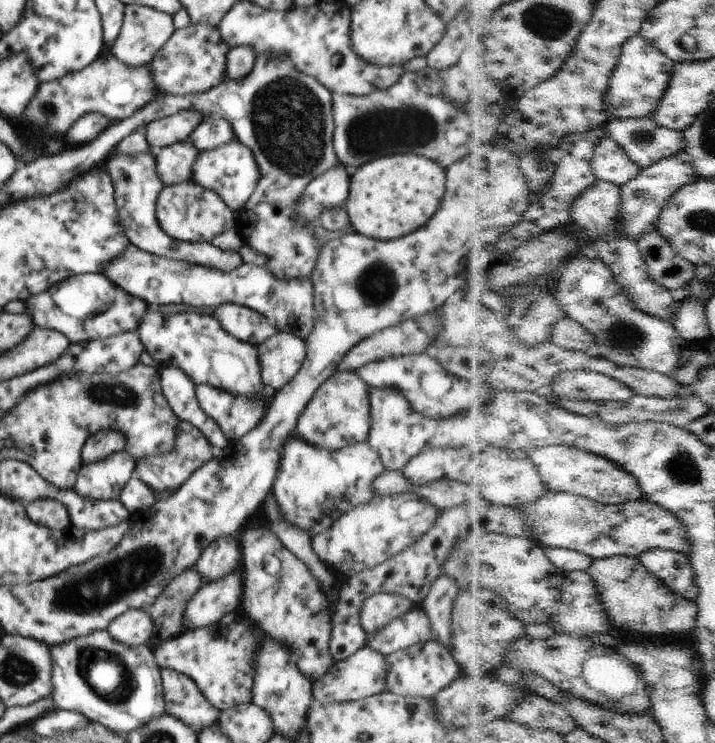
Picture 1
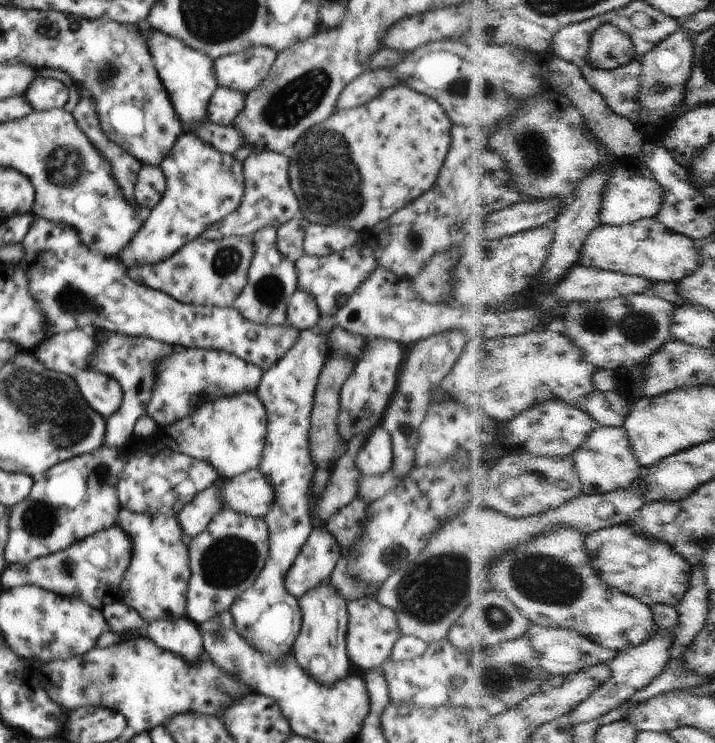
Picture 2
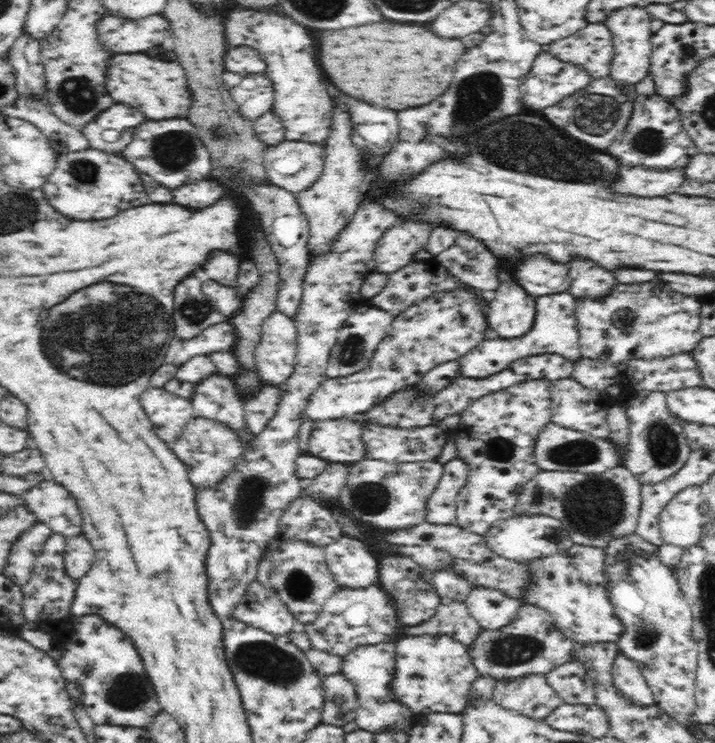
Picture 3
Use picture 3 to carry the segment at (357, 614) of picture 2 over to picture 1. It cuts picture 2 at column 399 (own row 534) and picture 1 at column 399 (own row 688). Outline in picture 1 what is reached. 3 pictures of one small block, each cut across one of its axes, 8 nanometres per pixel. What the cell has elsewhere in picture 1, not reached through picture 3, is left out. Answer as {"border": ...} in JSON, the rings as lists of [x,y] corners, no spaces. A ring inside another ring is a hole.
{"border":[[[434,640],[412,644],[404,650],[388,654],[386,664],[386,690],[410,698],[433,698],[462,674],[450,650]]]}

